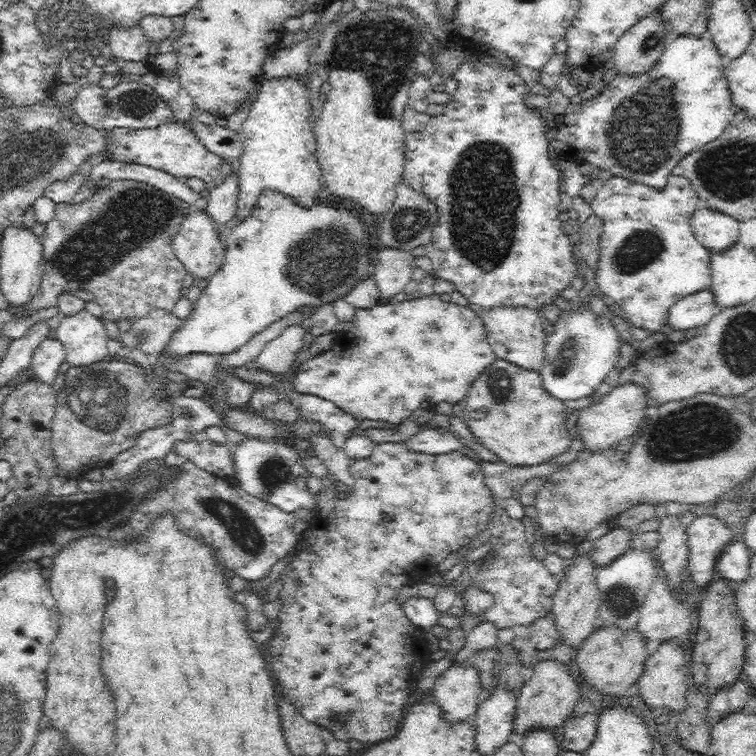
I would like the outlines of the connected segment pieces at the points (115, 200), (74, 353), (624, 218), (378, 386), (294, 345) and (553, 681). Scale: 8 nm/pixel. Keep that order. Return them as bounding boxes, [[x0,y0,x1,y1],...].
[[5,180,196,324],[54,309,109,366],[590,171,713,336],[293,295,497,424],[256,324,304,380],[515,659,584,733]]

